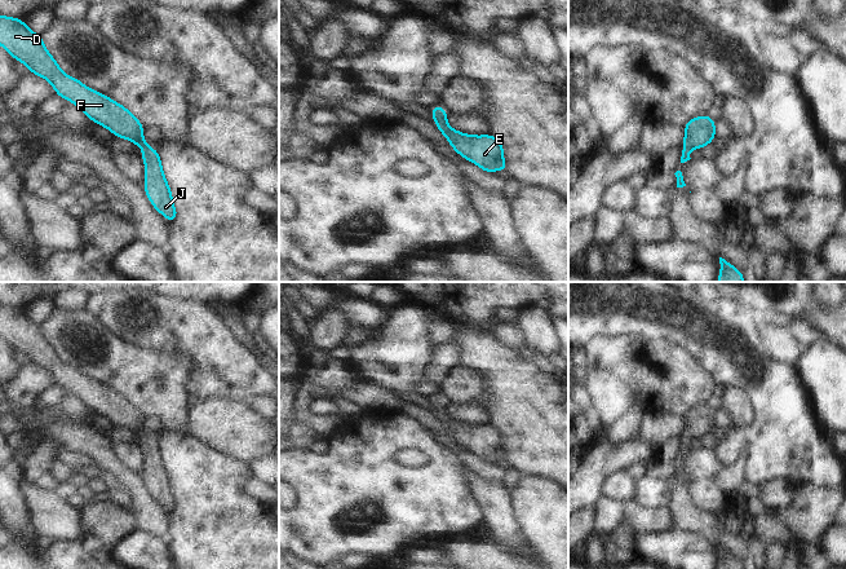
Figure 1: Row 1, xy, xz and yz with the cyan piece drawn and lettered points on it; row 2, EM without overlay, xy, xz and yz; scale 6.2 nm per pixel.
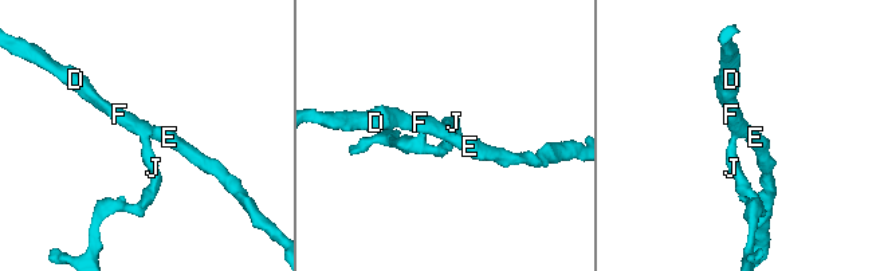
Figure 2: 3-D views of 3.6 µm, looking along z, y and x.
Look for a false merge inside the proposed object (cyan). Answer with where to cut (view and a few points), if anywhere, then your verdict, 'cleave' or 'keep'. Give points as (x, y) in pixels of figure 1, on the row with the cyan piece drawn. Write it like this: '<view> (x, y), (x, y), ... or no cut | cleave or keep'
no cut | keep

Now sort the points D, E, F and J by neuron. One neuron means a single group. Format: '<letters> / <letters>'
D E F J

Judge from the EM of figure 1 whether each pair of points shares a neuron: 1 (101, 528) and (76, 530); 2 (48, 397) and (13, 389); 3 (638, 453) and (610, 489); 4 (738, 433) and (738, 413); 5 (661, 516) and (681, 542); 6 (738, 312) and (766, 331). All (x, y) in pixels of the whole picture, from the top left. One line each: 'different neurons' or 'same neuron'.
1: different neurons
2: different neurons
3: different neurons
4: different neurons
5: different neurons
6: different neurons

